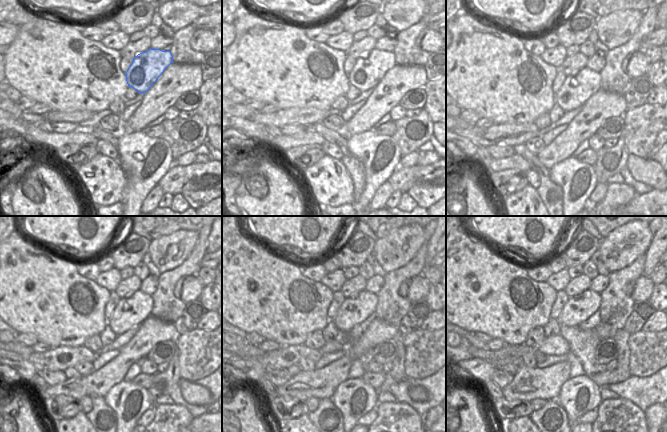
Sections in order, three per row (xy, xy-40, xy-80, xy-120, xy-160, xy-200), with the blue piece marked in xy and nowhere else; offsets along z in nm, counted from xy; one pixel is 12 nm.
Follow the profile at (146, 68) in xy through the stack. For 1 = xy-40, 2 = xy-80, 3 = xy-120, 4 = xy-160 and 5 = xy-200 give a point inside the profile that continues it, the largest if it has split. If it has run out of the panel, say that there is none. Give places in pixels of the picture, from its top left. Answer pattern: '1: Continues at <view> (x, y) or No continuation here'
1: Continues at xy-40 (369, 70)
2: Continues at xy-80 (583, 83)
3: Continues at xy-120 (132, 310)
4: Continues at xy-160 (354, 310)
5: Continues at xy-200 (577, 309).

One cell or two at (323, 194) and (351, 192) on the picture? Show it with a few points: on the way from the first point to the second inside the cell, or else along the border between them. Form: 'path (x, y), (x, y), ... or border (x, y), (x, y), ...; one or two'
border (334, 170), (337, 180), (337, 200), (330, 205); two

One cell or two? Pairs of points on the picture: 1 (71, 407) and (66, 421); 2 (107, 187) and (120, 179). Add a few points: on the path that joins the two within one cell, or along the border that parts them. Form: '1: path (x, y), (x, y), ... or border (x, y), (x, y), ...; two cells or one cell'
1: path (68, 410), (66, 418); one cell
2: border (118, 163), (111, 170), (115, 202); two cells

